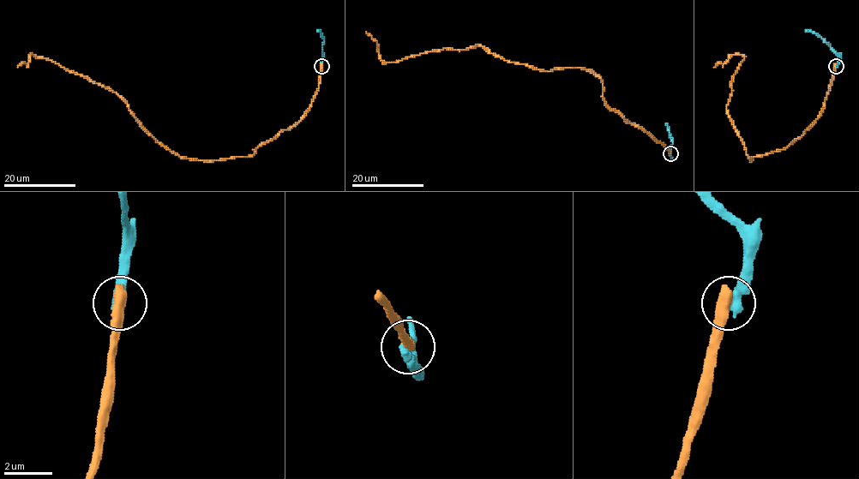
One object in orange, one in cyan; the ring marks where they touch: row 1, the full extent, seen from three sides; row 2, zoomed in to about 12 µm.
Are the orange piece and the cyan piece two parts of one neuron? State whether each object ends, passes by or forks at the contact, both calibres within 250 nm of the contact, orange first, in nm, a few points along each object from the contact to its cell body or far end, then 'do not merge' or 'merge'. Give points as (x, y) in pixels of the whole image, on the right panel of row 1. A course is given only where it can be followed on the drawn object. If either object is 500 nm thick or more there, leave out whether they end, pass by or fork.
600 nm thick on the orange side, 460 nm on the other; orange runs (836, 66), (820, 115), (786, 148), (753, 161), (728, 115), (730, 83), (744, 57), (732, 55), (714, 68); cyan runs (836, 66), (837, 53), (820, 38), (805, 29); do not merge

